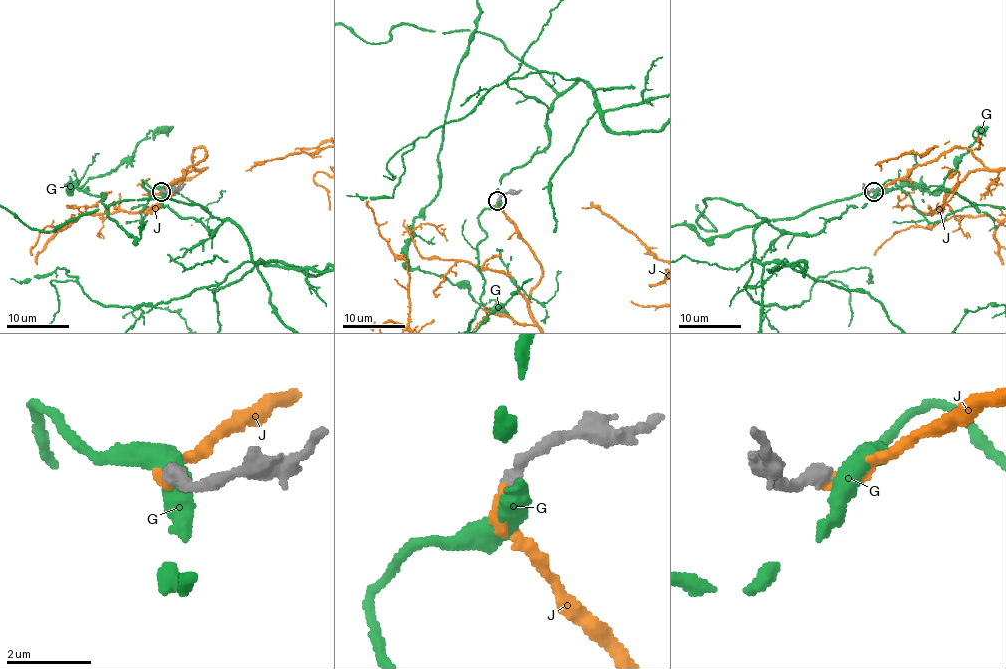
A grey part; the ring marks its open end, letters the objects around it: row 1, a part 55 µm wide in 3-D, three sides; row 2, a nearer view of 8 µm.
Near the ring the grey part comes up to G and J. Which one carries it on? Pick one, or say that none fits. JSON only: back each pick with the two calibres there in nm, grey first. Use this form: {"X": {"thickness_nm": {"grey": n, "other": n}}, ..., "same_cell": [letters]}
{"J": {"thickness_nm": {"grey": 360, "other": 240}}, "same_cell": ["J"]}

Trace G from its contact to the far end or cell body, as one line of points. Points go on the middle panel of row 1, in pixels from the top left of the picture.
G: (498, 202), (500, 180), (548, 144), (558, 93), (536, 69), (478, 32), (398, 24), (367, 43)

